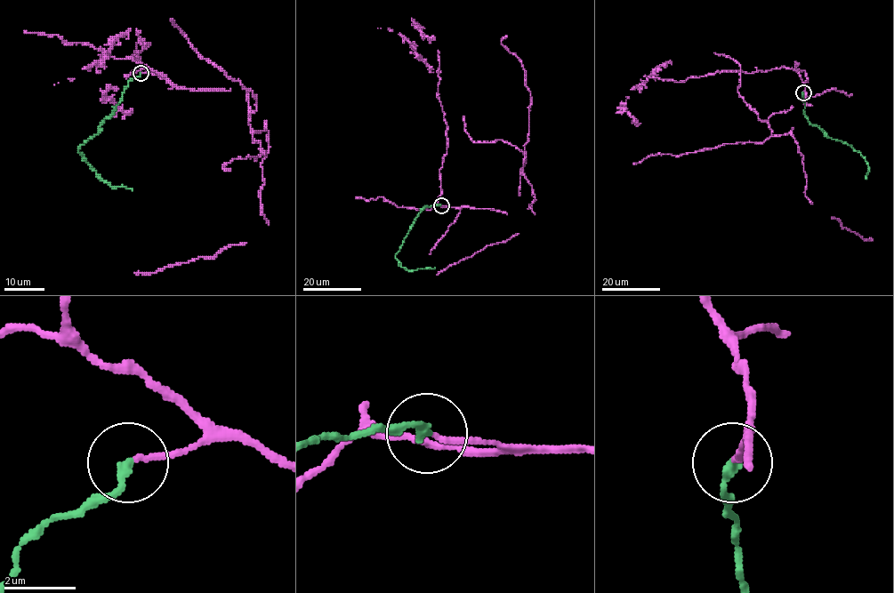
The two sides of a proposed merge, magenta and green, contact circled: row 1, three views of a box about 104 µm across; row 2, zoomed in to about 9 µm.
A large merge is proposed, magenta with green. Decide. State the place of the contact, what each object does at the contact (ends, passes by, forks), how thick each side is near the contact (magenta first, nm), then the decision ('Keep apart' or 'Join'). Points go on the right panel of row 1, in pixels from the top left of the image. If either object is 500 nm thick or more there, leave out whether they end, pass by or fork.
Place: (803, 92). At the ring magenta ends. At the ring green ends. Thickness 160 nm (magenta) against 260 nm. Join

